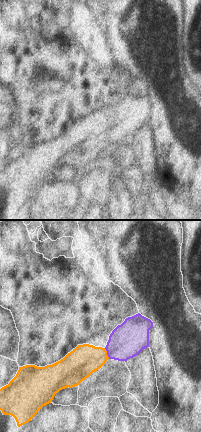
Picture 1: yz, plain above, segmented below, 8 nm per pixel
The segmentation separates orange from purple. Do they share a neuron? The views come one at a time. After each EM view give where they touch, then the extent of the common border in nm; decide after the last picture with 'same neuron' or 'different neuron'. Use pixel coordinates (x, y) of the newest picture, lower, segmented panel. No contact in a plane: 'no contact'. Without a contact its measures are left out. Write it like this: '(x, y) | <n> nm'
(106, 353) | 100 nm

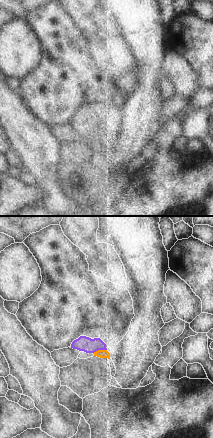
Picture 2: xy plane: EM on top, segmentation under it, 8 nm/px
(99, 350) | 120 nm

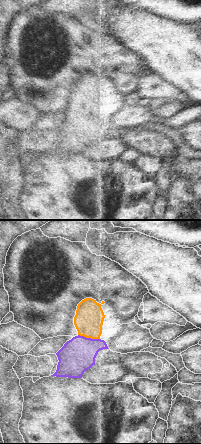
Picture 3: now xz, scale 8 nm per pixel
(89, 337) | 180 nm

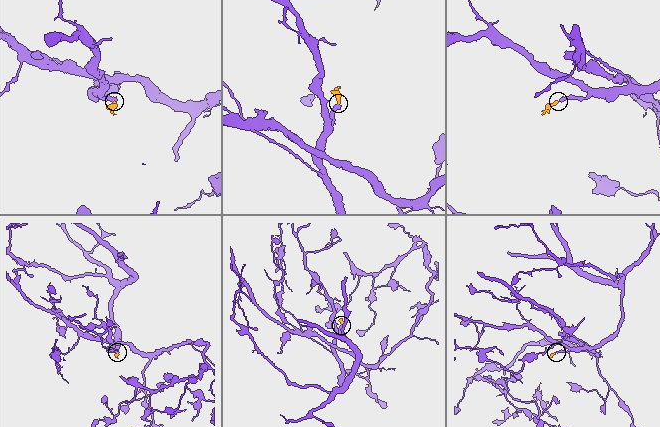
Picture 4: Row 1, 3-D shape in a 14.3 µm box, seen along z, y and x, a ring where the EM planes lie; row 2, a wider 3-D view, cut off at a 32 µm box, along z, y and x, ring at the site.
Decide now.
same neuron

